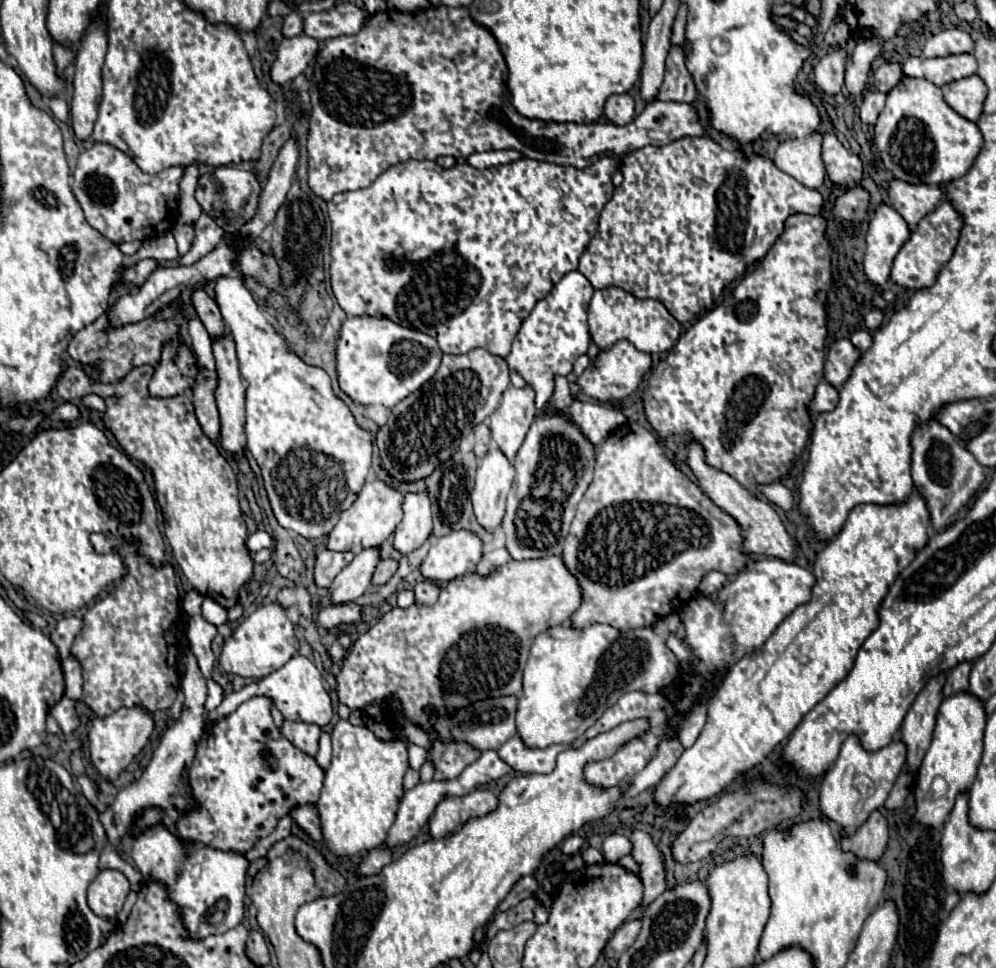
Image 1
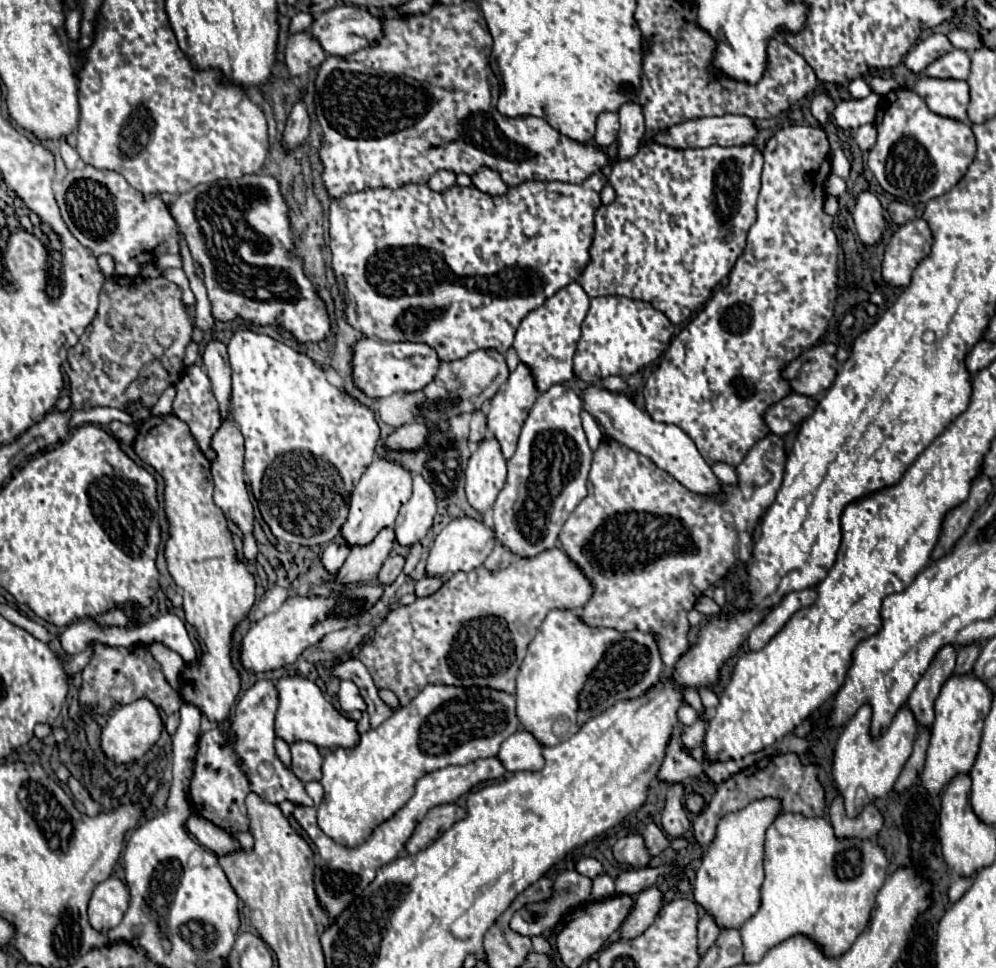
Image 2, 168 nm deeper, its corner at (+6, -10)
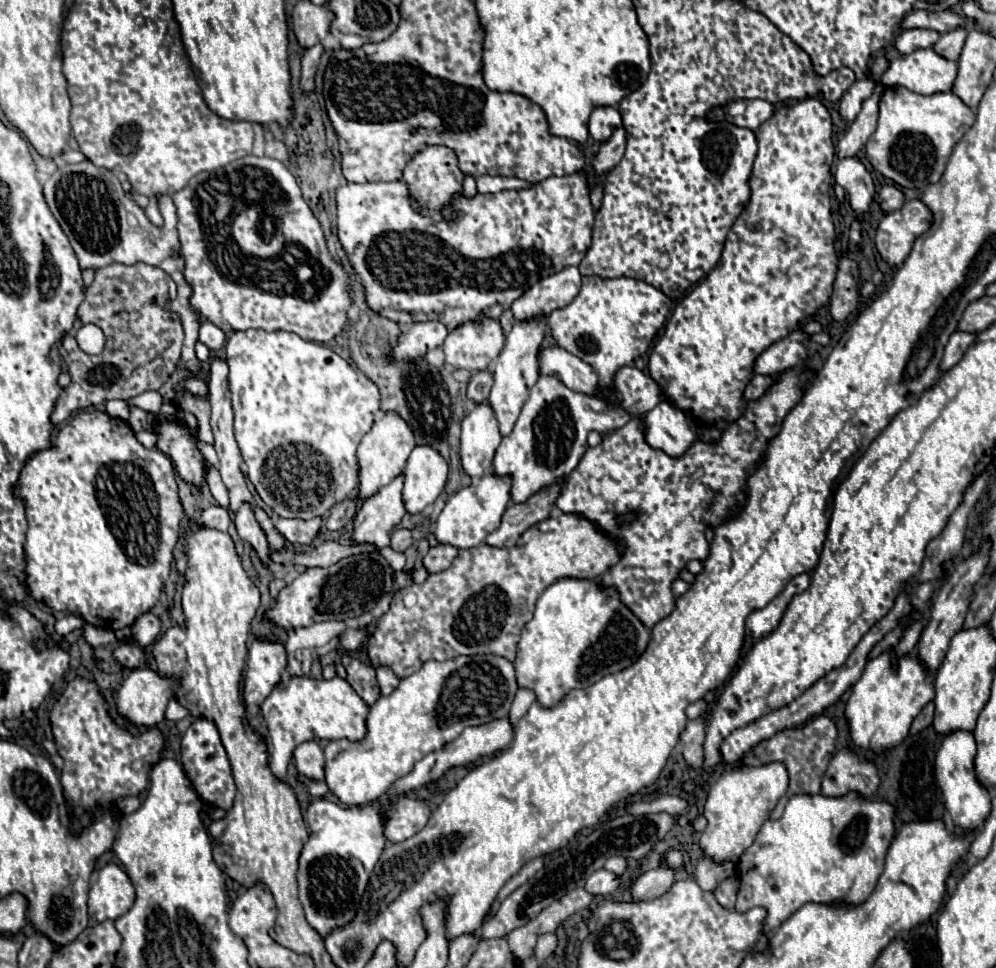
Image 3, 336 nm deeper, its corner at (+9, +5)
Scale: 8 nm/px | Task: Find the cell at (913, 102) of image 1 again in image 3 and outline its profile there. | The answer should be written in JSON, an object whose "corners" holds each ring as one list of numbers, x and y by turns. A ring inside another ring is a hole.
{"corners":[[889,86,883,92,879,104,879,126,865,144,865,156,875,170,879,170,885,178,893,180,903,188,925,190,929,184,939,182,945,172,947,160,953,152,953,146,963,138,963,134,973,126,975,114,957,98,953,92,937,92,931,96,915,94,903,86]]}

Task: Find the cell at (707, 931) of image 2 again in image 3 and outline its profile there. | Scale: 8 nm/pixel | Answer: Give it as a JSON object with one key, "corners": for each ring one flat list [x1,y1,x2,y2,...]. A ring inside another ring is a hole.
{"corners":[[701,854,697,858,697,870,695,870,695,878,699,882,699,886,707,892,715,892,715,888,727,878,735,874,735,864,731,860,725,862,715,862,713,858]]}

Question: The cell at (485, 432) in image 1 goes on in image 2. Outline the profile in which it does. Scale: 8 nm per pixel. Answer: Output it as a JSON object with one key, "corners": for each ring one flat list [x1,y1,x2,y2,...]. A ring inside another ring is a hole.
{"corners":[[476,411,470,421,470,443,478,445,488,437,488,427,486,427,486,417,482,411]]}

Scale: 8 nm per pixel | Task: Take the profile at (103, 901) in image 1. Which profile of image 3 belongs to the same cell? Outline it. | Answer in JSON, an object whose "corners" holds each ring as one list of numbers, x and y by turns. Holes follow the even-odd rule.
{"corners":[[103,866,89,890,89,918,103,922,107,918,115,920,123,916,135,902,135,888,129,876,117,866]]}

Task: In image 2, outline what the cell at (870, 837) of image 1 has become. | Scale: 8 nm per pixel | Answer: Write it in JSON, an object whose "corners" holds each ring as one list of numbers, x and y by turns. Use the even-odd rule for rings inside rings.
{"corners":[[836,797,830,805,830,823,838,839,876,839,884,821,874,805,866,805,856,819,848,819,842,809,842,799]]}

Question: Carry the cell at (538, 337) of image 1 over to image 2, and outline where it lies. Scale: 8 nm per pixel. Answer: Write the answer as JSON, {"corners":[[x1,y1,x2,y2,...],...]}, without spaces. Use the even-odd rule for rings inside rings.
{"corners":[[570,283,562,287,556,295,546,299,542,307,530,311,522,319,512,347,516,349,520,361,530,367,536,389,540,393,548,391,552,385,574,379,574,353,580,341,580,329,588,309,590,309,590,297,582,291,578,283]]}

